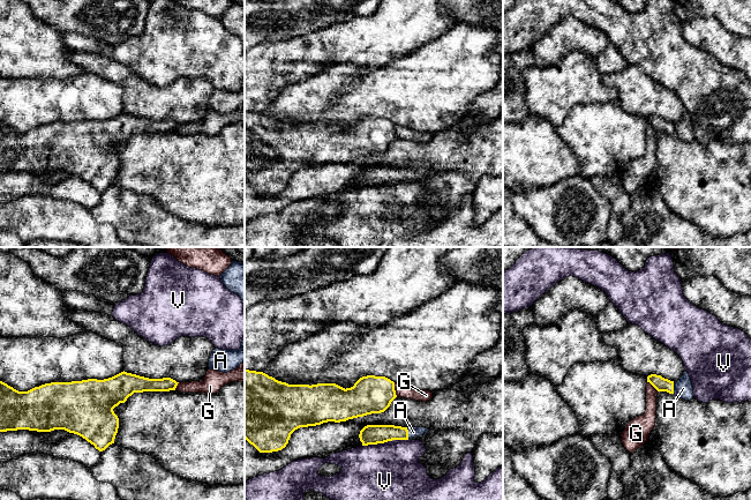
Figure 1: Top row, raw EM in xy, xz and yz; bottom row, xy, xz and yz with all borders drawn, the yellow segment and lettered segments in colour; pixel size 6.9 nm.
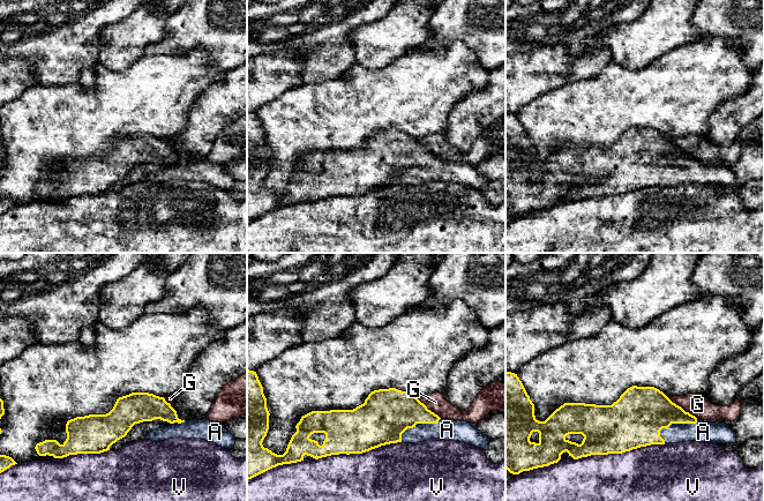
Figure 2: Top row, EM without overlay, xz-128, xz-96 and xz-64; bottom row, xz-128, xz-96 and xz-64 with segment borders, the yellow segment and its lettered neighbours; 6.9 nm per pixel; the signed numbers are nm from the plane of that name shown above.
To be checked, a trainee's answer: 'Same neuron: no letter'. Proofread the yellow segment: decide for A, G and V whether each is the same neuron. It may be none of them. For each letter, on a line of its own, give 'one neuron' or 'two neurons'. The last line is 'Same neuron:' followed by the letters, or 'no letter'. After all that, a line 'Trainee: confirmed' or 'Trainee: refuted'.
A: one neuron
G: two neurons
V: two neurons
Same neuron: A
Trainee: refuted

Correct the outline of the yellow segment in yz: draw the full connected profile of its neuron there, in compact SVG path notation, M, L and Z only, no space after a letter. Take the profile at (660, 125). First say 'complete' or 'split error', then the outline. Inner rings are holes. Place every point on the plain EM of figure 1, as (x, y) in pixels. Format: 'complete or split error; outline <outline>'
split error; outline M686 112L675 124L656 115L648 117L647 124L649 124L658 133L675 135L685 142L690 142L693 140L692 124Z

